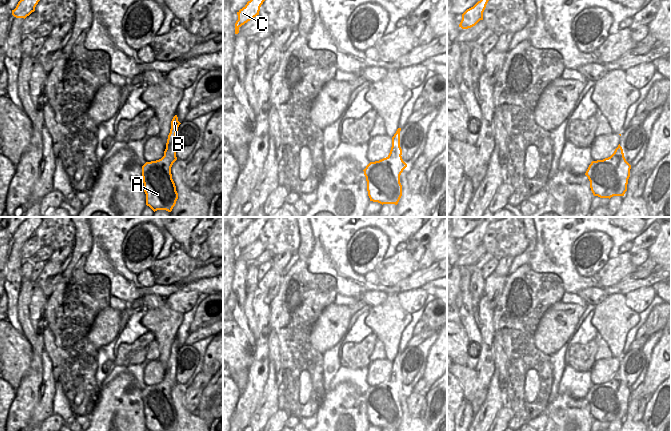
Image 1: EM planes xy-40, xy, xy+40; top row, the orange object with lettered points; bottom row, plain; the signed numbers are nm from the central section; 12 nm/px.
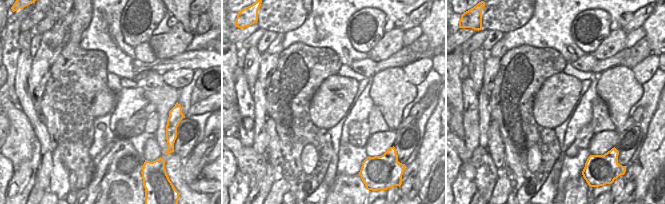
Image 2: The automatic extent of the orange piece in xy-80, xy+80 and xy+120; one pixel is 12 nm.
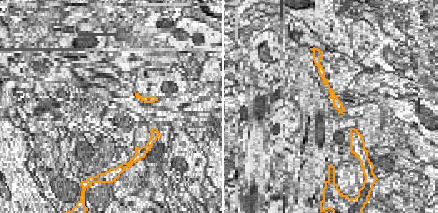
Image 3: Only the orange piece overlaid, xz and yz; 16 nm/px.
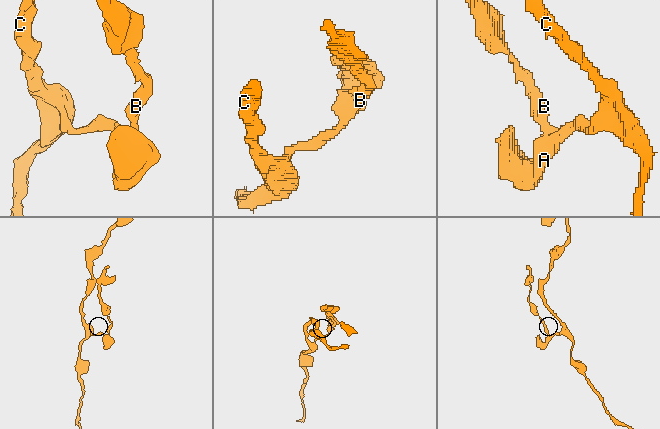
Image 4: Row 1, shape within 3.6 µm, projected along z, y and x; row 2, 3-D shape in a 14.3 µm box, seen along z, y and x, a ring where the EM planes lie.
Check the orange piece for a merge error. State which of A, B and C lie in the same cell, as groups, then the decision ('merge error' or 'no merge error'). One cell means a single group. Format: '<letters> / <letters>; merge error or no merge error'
A C / B; merge error

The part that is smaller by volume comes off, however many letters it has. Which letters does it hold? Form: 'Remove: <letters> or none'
Remove: B.

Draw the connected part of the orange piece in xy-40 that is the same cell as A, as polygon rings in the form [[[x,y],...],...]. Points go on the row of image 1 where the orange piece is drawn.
[[[167,140],[164,156],[142,166],[146,205],[154,212],[157,210],[171,212],[176,204],[178,193],[171,174],[171,167],[176,160],[176,155],[171,156]]]

